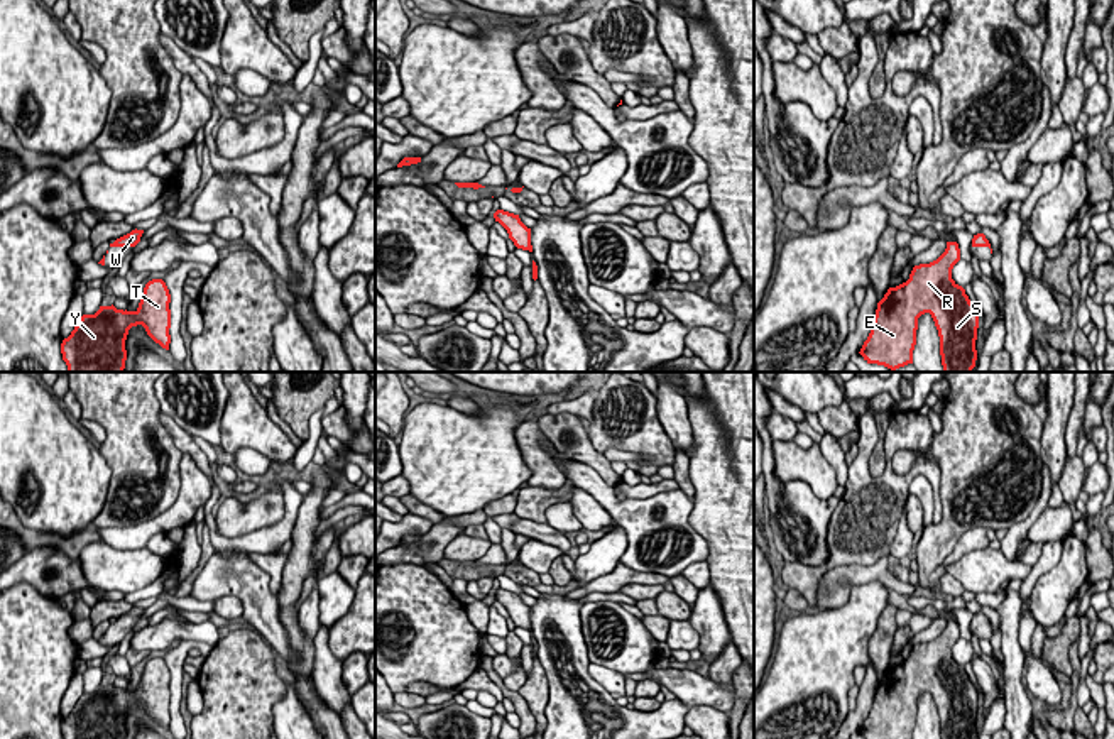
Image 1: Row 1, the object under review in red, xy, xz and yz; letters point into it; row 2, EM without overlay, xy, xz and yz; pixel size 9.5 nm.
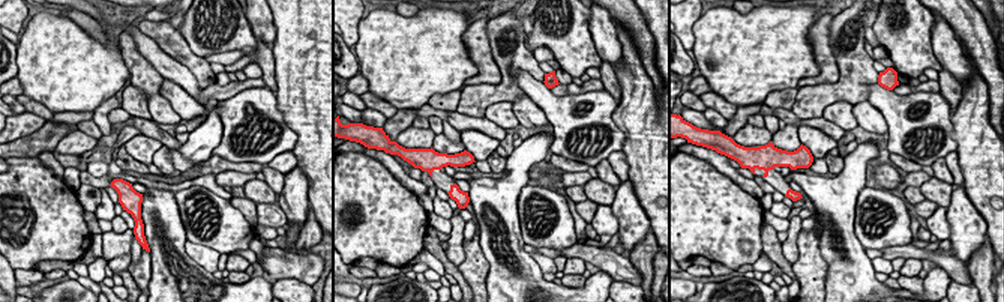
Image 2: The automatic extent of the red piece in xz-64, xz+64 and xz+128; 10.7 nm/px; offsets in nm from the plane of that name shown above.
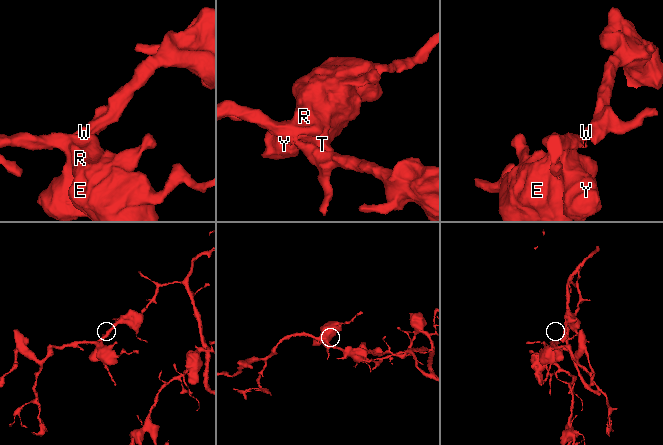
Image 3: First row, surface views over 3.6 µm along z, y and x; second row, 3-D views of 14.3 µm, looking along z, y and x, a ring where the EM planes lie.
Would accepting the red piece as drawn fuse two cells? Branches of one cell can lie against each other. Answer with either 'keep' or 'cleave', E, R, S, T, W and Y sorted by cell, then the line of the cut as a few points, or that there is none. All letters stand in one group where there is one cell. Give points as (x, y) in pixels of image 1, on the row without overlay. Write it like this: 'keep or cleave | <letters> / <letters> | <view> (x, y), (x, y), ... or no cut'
keep | E R S T W Y | no cut

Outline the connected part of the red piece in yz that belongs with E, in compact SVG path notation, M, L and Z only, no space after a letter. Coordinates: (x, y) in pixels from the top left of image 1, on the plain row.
M957 621L930 643L915 644L909 658L889 666L860 727L864 739L913 739L918 697L930 692L940 715L942 739L977 739L979 692L952 658L960 639Z

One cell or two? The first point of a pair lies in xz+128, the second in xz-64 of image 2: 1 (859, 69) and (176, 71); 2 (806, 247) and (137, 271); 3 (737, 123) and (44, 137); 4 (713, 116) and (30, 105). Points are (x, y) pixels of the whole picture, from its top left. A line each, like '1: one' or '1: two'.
1: two
2: one
3: one
4: two

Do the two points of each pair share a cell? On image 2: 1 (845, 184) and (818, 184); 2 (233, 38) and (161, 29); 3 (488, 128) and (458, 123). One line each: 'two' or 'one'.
1: one
2: two
3: one

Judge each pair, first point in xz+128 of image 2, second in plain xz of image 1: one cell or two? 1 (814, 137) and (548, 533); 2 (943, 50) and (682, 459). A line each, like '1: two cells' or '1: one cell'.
1: two cells
2: two cells

